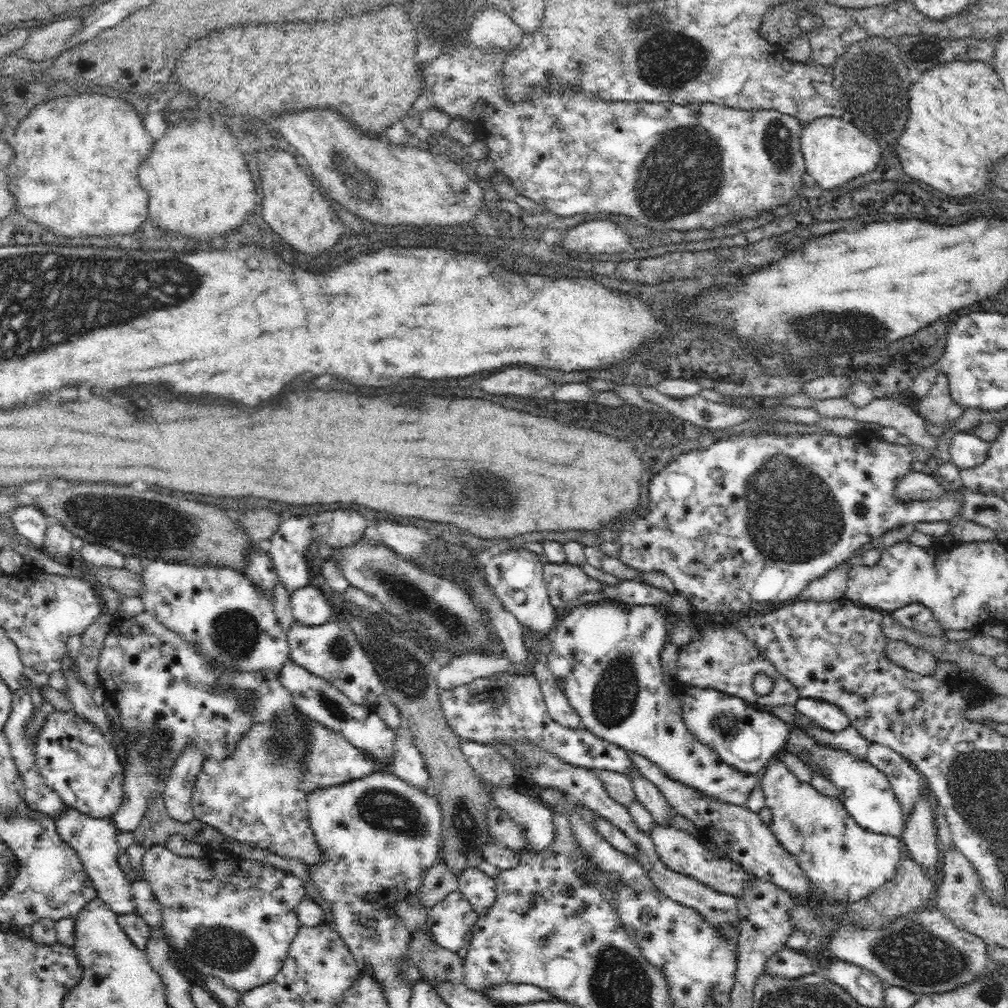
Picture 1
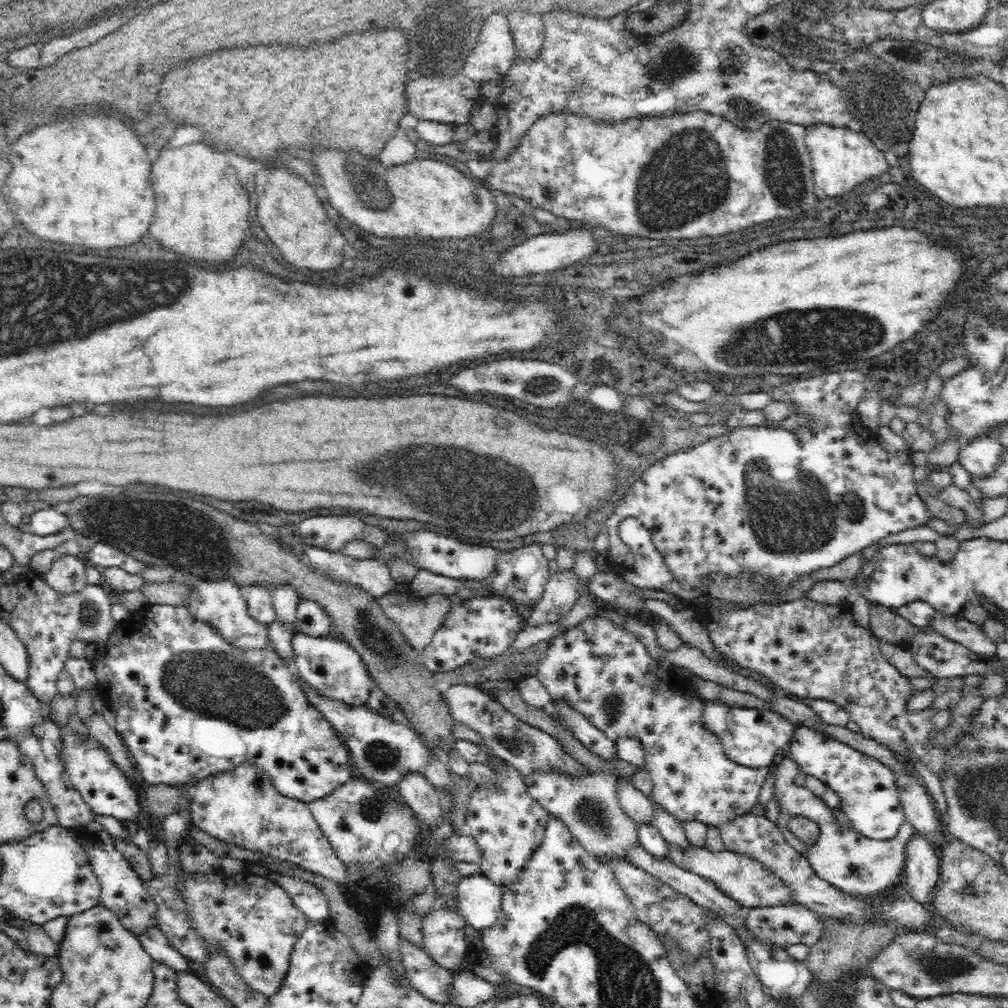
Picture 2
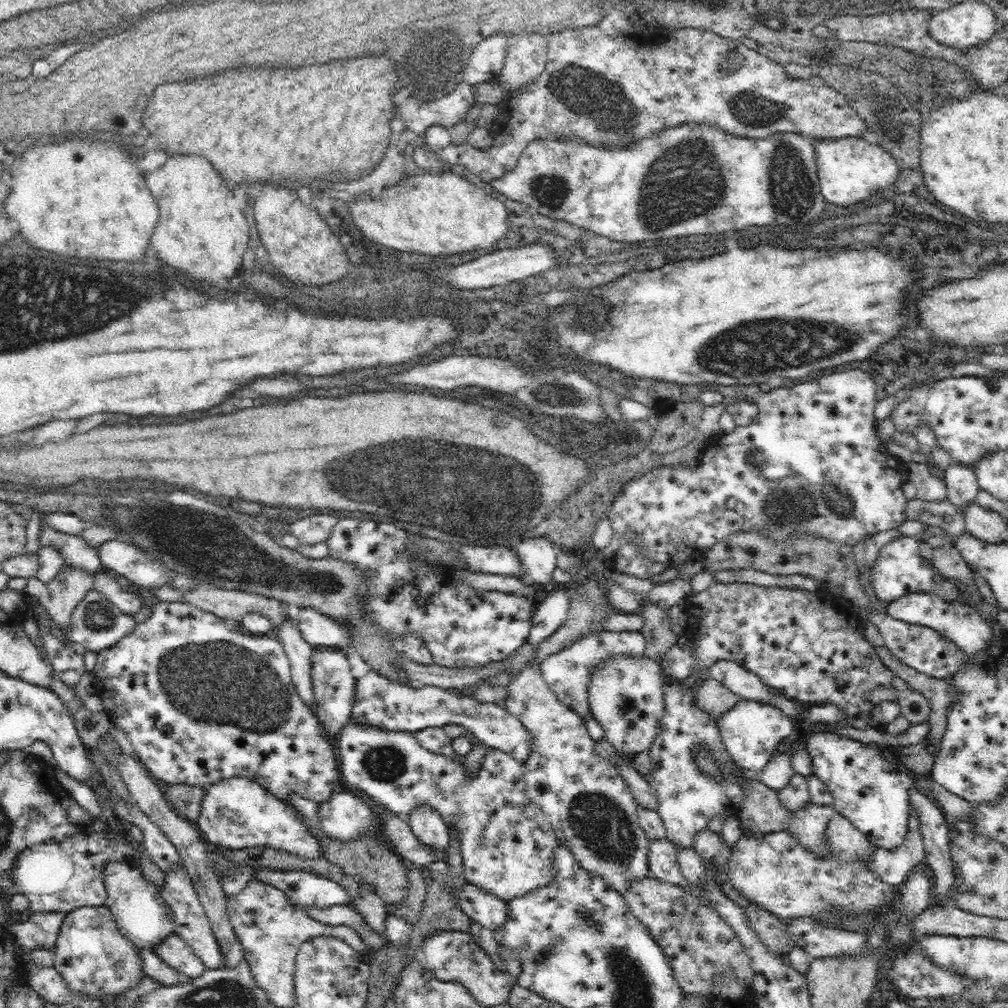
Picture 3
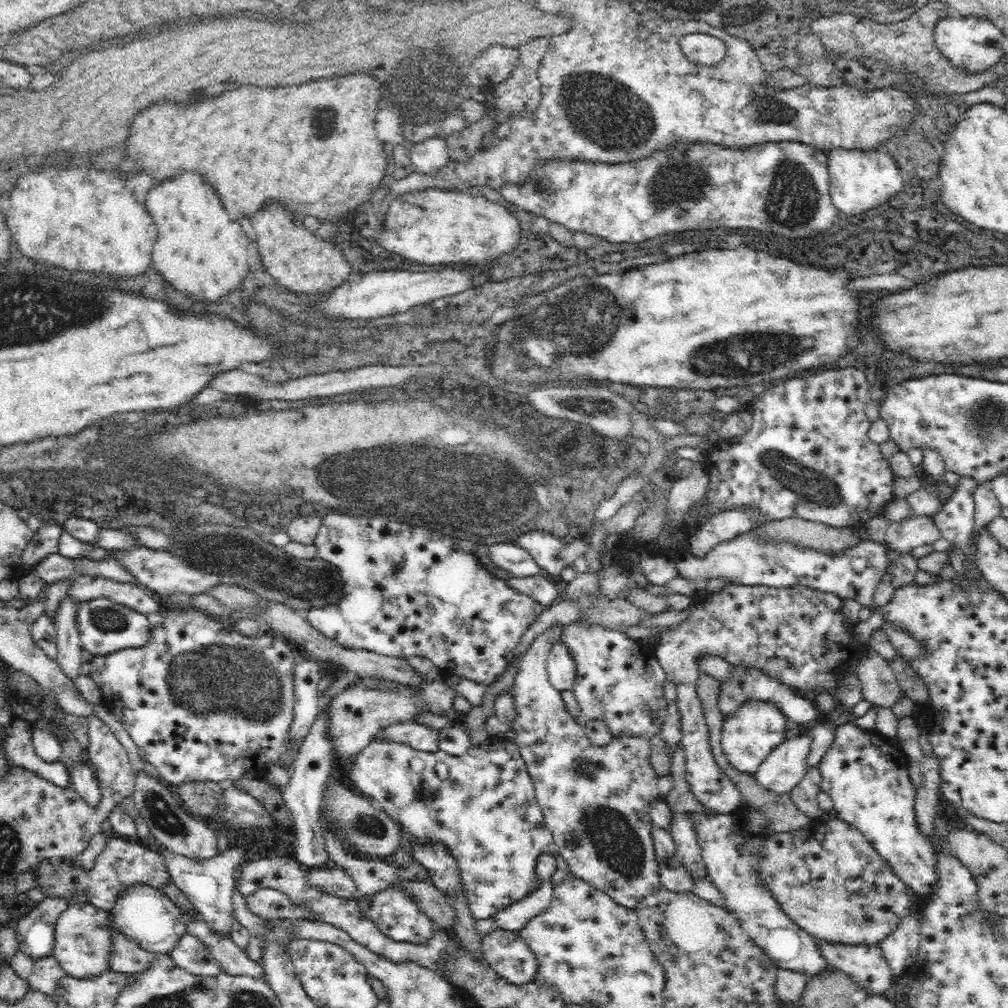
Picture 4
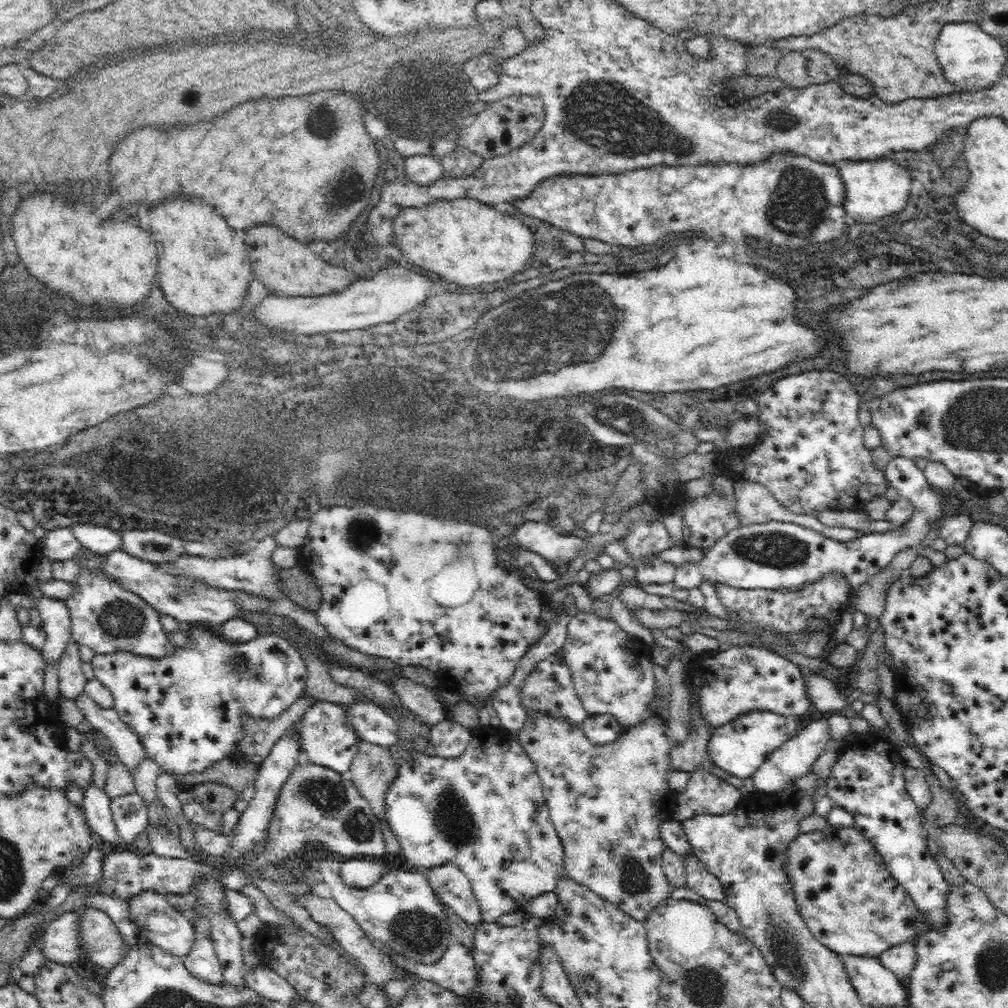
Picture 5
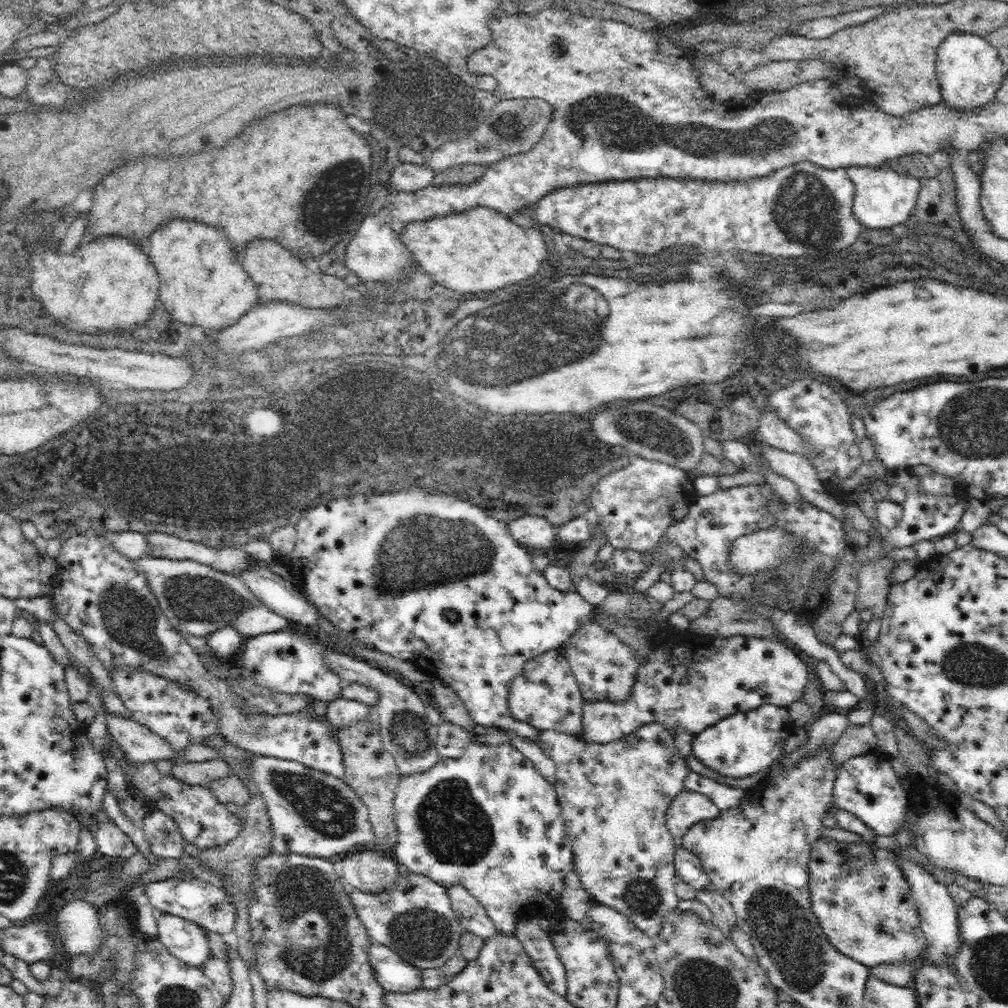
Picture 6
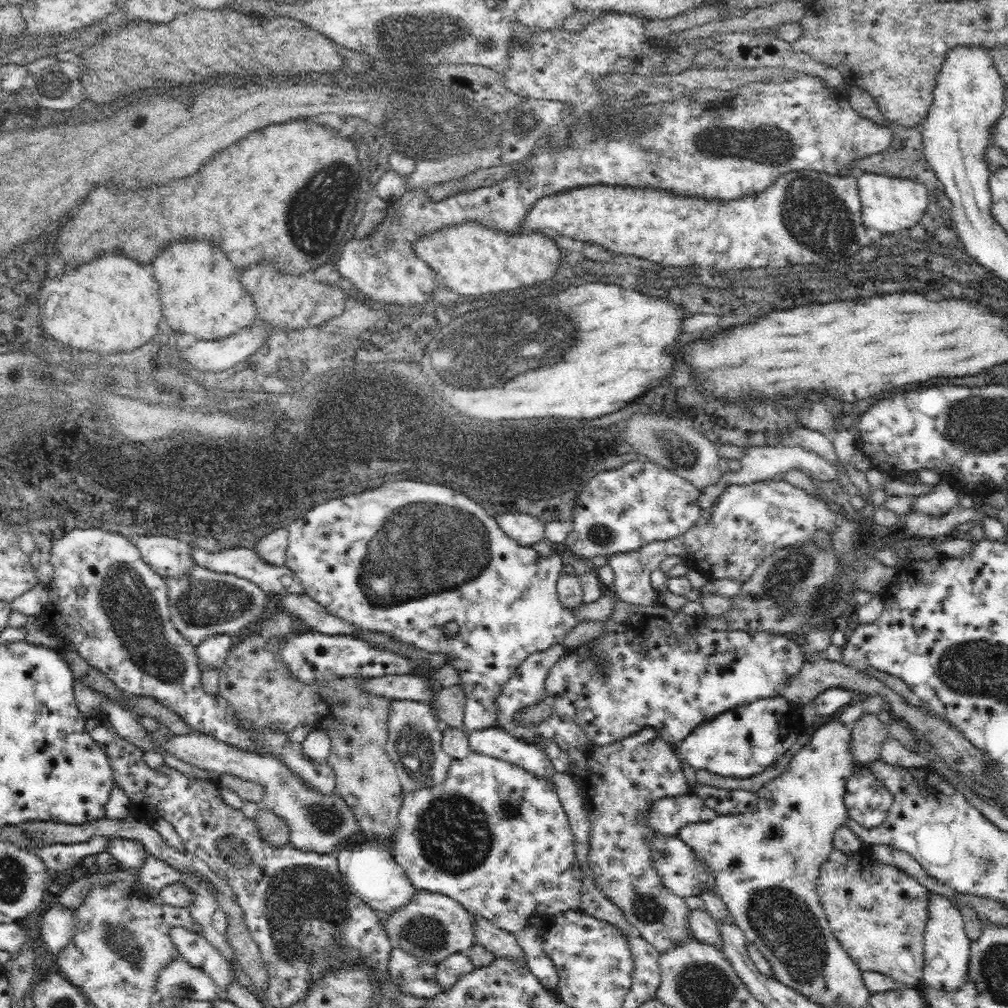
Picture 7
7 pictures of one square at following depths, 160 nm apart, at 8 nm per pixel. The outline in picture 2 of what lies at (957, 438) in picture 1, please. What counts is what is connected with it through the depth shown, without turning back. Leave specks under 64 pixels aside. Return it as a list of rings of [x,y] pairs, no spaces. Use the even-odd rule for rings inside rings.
[[[992,433],[962,444],[958,461],[972,476],[985,477],[997,467],[1005,450],[1001,440]]]

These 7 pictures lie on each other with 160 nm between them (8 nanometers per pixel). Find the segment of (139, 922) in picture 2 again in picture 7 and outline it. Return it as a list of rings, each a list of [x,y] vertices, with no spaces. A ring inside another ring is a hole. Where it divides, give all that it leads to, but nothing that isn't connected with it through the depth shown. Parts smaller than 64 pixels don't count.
[[[174,927],[170,931],[170,939],[186,961],[192,966],[208,973],[218,985],[219,1000],[227,1000],[226,989],[234,980],[230,963],[221,953],[211,946],[200,933],[184,927]]]

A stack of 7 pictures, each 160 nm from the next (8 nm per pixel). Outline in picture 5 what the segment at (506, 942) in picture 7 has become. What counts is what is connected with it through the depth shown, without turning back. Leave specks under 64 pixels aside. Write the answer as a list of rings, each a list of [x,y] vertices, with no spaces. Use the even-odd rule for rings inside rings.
[[[444,864],[432,870],[425,870],[425,873],[430,879],[430,887],[434,889],[442,904],[448,905],[471,926],[476,927],[483,922],[472,884],[456,864]]]

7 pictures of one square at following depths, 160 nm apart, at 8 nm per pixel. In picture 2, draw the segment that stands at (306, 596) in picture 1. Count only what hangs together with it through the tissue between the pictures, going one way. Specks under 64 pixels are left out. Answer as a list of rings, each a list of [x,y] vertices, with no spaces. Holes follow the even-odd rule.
[[[301,599],[298,603],[295,628],[313,638],[322,638],[334,633],[330,617],[322,610],[322,605],[308,599]]]

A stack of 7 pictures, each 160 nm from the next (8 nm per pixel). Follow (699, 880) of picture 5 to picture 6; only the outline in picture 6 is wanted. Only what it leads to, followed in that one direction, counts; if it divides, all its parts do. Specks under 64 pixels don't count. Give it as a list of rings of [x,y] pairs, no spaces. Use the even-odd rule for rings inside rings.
[[[702,889],[697,891],[696,899],[706,905],[712,911],[714,925],[725,934],[727,938],[732,936],[731,930],[736,926],[736,915],[730,901],[724,898],[720,891],[712,889]]]

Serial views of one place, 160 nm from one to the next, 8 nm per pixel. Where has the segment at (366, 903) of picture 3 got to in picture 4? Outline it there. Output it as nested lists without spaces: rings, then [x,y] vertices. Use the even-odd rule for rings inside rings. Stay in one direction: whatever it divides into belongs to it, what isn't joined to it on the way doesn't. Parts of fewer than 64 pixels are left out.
[[[322,818],[324,839],[326,840],[326,851],[328,851],[329,862],[332,866],[348,871],[352,881],[356,883],[355,896],[372,896],[376,892],[382,892],[390,886],[394,886],[398,880],[414,881],[418,874],[412,868],[394,868],[390,864],[378,860],[366,860],[356,857],[353,853],[345,852],[345,844],[328,828]]]

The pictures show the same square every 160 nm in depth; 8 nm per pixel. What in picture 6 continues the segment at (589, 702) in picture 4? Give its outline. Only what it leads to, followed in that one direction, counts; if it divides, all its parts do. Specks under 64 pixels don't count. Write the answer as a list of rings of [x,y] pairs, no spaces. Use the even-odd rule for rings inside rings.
[[[594,618],[572,634],[562,647],[584,700],[622,702],[632,694],[638,672],[638,653],[622,643],[616,634],[603,630]]]

